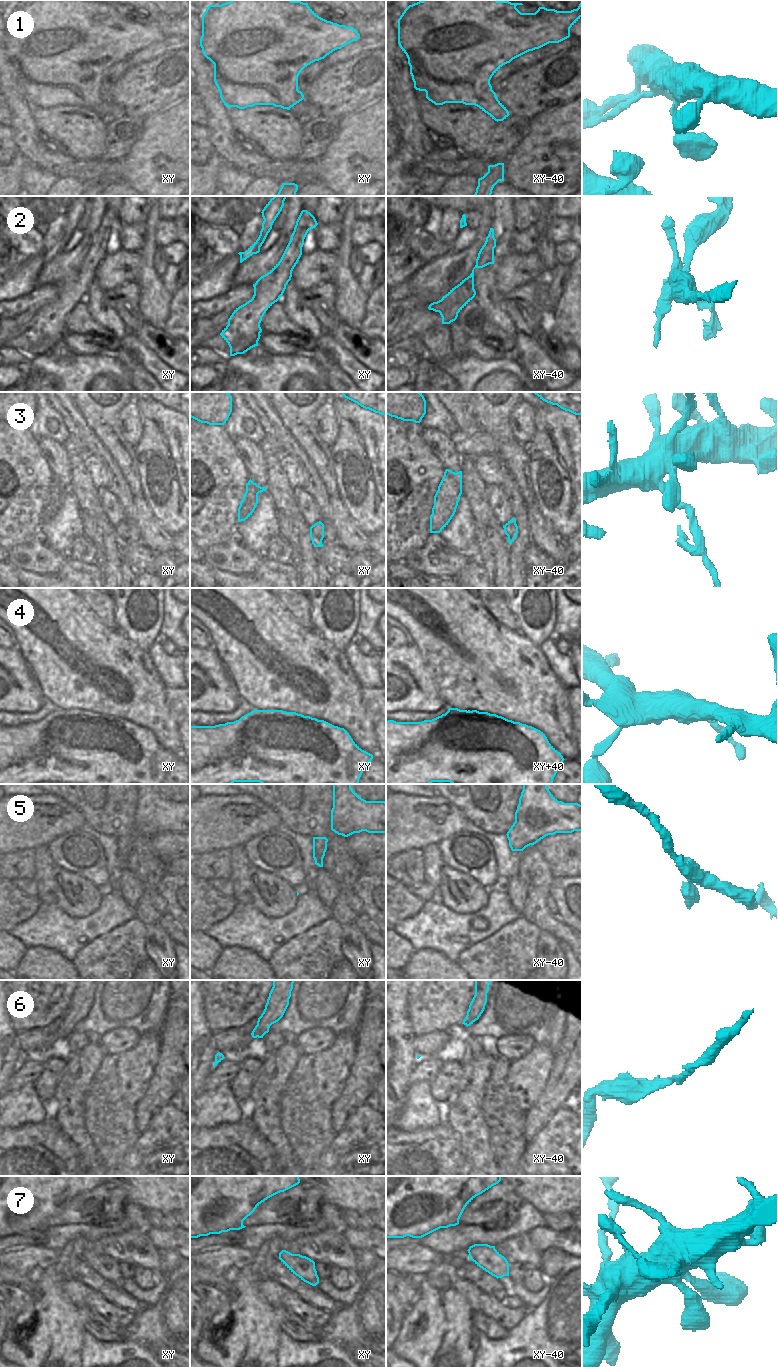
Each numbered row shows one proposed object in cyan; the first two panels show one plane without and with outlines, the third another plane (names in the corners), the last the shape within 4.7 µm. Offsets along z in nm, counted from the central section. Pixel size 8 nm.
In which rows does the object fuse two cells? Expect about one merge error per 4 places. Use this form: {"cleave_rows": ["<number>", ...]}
{"cleave_rows": ["2", "3"]}

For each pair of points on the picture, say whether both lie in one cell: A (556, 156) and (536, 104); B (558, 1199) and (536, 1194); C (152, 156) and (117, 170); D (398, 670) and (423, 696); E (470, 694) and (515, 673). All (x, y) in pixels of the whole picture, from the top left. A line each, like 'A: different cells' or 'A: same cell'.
A: different cells
B: same cell
C: different cells
D: same cell
E: same cell

